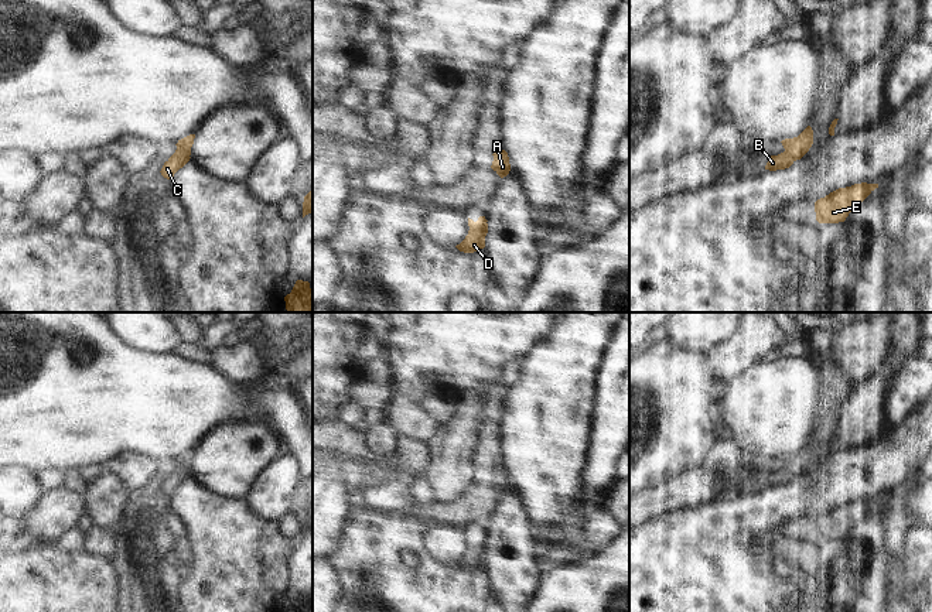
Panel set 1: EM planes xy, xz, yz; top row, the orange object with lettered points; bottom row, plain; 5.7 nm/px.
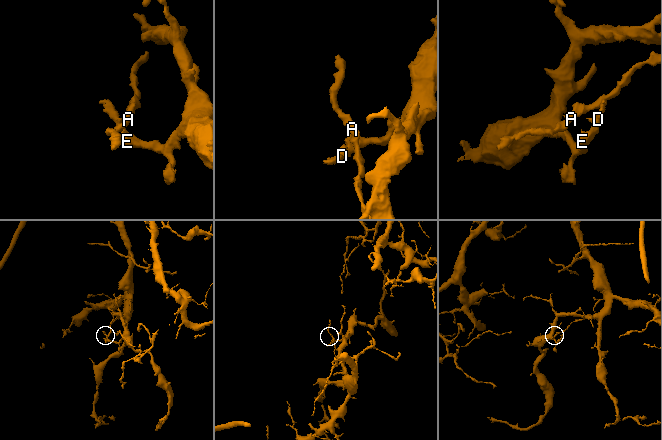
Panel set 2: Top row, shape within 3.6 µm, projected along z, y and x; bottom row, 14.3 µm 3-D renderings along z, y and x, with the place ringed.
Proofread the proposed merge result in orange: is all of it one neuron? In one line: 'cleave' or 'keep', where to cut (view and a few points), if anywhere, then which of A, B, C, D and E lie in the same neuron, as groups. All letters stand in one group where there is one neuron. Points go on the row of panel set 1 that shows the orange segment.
keep; no cut; A B C D E

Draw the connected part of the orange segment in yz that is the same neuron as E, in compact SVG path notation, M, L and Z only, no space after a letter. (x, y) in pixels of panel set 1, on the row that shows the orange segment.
M861 182L830 192L815 202L816 220L819 223L844 222L875 188L878 184Z

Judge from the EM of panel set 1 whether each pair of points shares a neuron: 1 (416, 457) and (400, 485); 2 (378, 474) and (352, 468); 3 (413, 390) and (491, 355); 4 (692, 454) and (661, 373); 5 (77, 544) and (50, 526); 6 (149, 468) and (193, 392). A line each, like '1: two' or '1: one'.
1: one
2: one
3: one
4: one
5: two
6: two

